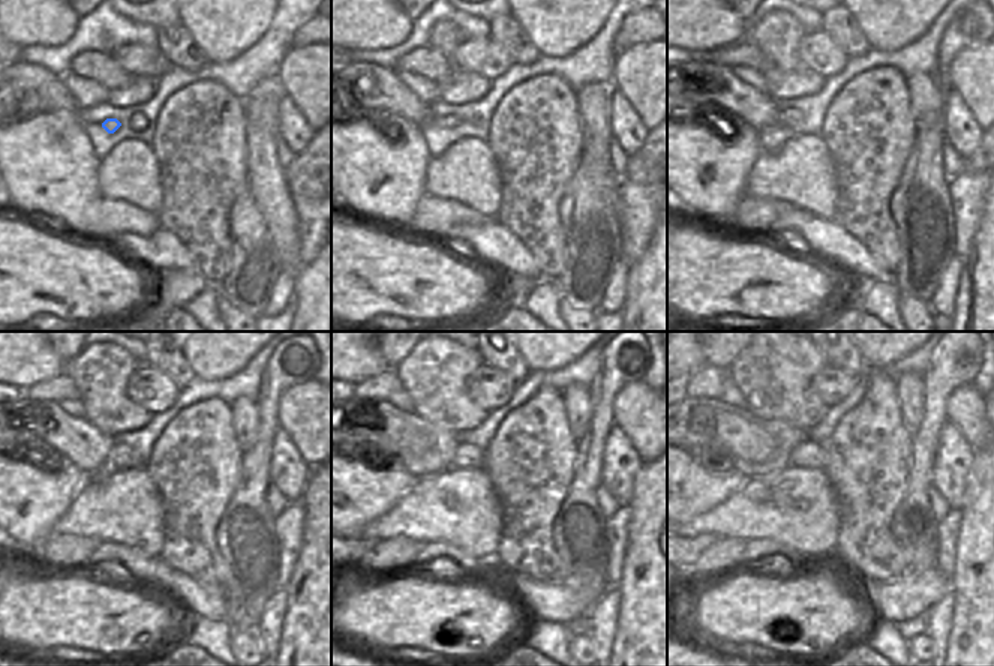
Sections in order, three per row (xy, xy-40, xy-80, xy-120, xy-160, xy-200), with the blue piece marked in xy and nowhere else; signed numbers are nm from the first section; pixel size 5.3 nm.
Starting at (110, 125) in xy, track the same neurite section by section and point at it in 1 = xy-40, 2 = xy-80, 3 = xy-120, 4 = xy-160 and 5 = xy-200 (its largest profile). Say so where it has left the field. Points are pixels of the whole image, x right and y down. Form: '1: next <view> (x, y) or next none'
1: next xy-40 (450, 120)
2: next xy-80 (790, 117)
3: next xy-120 (122, 456)
4: next xy-160 (467, 456)
5: next xy-200 (808, 455)

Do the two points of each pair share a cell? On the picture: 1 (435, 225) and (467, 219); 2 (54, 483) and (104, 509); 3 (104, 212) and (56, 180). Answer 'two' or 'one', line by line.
1: one
2: two
3: two

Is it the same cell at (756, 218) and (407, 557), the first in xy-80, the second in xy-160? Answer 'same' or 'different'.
same

